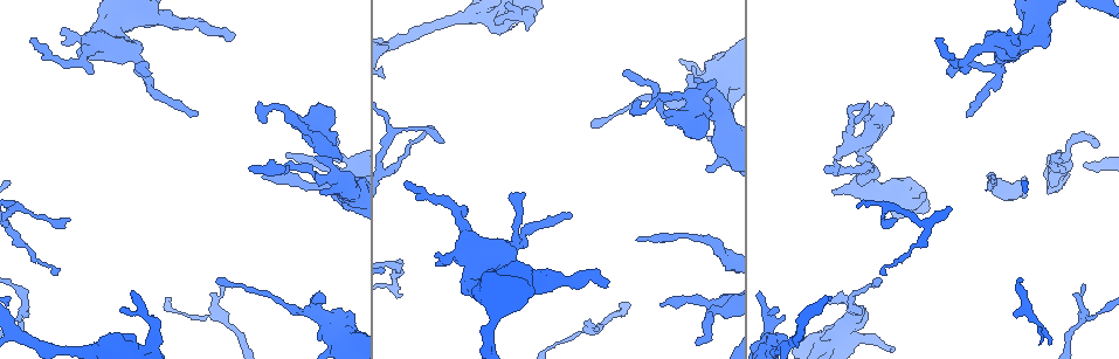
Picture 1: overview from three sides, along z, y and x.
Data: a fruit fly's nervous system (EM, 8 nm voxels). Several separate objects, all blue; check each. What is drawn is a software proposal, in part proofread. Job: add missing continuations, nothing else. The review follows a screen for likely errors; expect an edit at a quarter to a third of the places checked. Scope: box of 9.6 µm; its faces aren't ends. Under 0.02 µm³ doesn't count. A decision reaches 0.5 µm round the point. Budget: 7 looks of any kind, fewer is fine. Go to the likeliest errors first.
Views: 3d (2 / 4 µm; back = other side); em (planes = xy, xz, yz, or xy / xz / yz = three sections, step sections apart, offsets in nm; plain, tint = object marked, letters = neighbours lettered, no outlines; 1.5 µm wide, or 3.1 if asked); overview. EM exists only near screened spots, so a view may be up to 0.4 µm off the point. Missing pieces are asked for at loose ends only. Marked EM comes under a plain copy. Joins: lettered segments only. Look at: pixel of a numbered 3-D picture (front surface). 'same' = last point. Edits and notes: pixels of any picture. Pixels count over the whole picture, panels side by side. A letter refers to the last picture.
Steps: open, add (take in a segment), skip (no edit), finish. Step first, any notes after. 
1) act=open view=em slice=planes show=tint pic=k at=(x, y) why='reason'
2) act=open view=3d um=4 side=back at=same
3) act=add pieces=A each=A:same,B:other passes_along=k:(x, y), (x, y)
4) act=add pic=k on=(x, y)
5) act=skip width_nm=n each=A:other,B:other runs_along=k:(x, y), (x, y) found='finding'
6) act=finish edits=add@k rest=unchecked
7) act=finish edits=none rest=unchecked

act=open view=3d um=4 pic=1 at=(937, 39) why='end of a long branch'

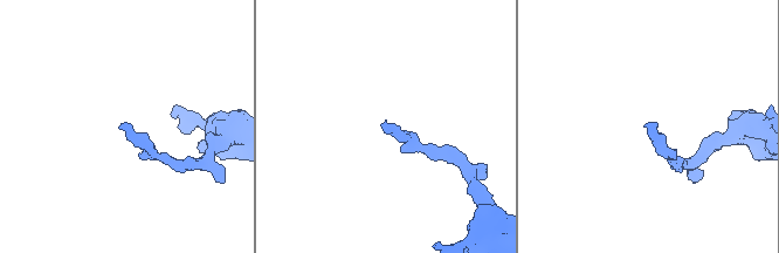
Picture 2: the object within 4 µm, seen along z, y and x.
act=open view=em slice=planes show=letters pic=2 at=(123, 124) why='need the tissue'

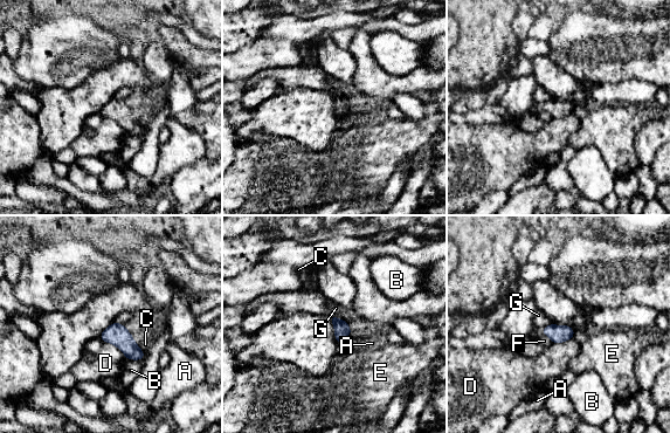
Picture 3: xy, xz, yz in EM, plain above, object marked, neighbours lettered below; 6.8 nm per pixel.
act=skip each=A:other,B:other,C:other,D:other,E:other,F:other,G:other border=3:(333, 314), (342, 320) found='none of them fits'

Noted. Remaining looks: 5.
act=open view=3d um=2 pic=1 at=(59, 270) why='branch stops here'

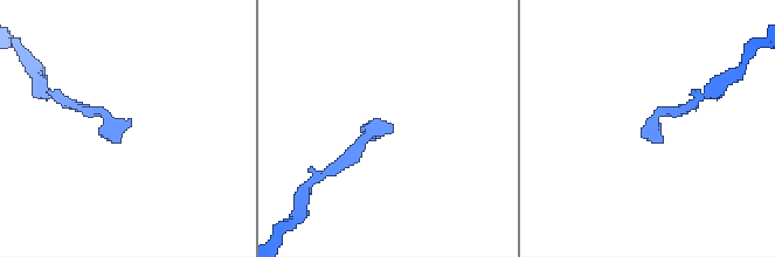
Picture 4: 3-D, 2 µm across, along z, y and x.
act=open view=em slice=planes show=tint pic=4 at=(390, 125) why='need the tissue'

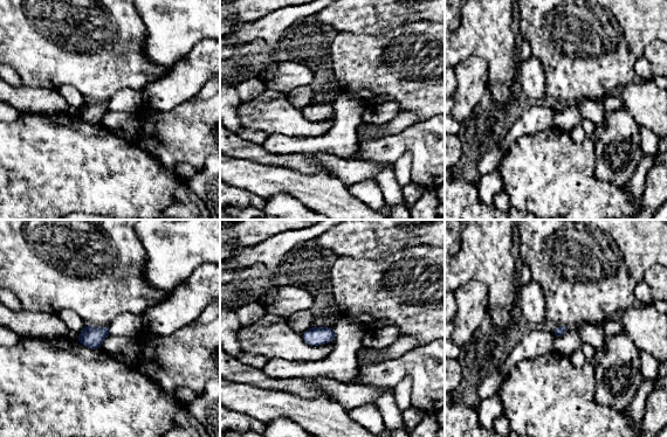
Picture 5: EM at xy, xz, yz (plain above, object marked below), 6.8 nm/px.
act=open view=em slice=planes show=letters at=same

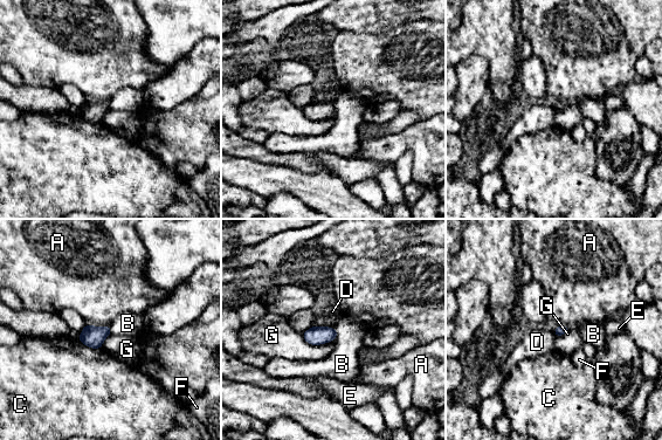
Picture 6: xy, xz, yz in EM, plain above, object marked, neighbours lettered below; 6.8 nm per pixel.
act=skip each=A:other,B:other,C:other,D:other,E:other,F:other,G:other border=6:(301, 335), (312, 344), (336, 337) found='no lettered segment goes on from it'

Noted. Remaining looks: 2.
act=open view=em slice=yz step=8 show=tint pic=1 at=(666, 121) why='free end'

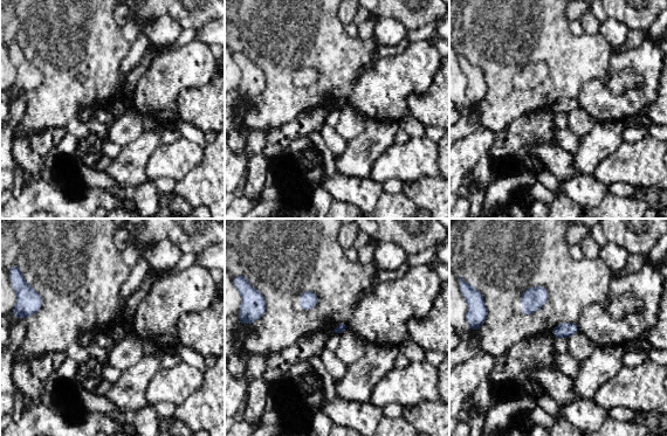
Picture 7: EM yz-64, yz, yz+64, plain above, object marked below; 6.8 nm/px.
act=open view=em slice=xy step=8 show=letters at=same why='cut it another way'

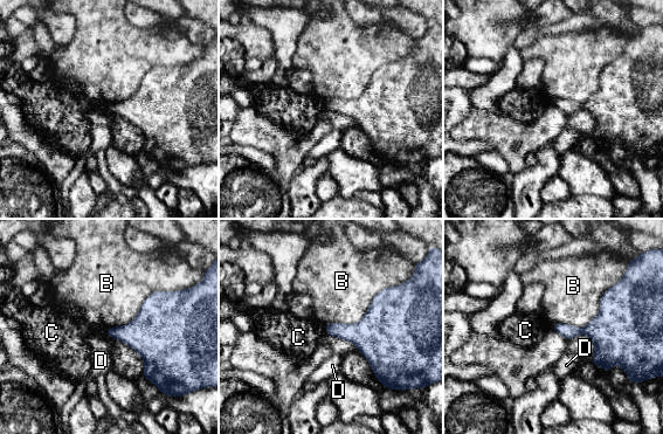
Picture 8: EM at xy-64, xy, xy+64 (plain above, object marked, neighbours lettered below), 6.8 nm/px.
act=skip each=B:other,C:other,D:other border=8:(398, 284), (359, 321), (325, 325) found='no lettered segment goes on from it'

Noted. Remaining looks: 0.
act=finish edits=none rest=unchecked

